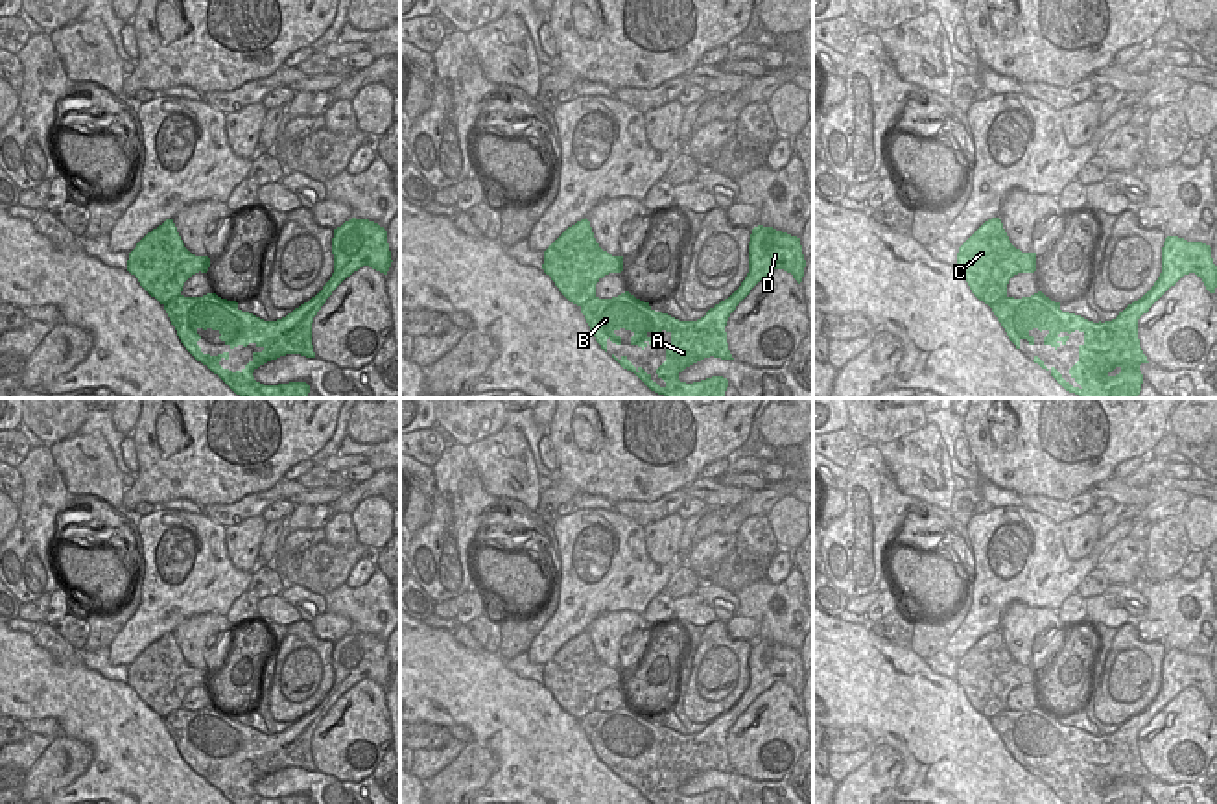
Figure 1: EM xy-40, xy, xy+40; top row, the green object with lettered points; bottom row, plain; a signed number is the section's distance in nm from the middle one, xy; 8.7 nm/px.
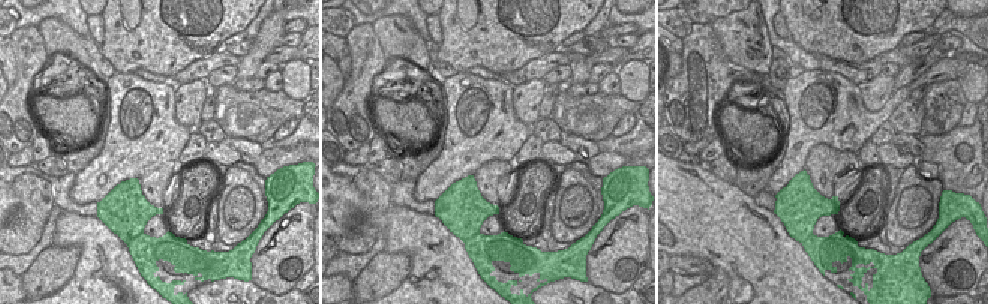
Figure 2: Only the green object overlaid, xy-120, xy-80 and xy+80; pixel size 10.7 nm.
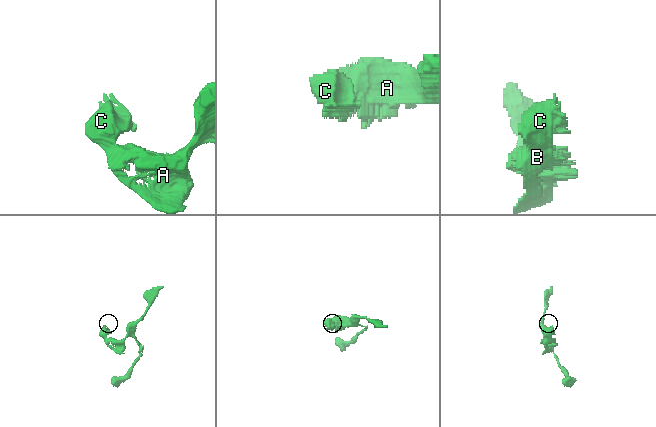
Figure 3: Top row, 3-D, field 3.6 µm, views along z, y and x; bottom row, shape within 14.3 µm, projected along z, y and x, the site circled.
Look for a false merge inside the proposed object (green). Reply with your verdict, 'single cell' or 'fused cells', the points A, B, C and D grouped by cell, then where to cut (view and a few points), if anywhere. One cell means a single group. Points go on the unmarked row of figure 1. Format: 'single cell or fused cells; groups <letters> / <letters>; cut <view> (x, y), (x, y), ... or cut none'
fused cells; groups A B D / C; cut xy-40 (179, 707), (165, 718)

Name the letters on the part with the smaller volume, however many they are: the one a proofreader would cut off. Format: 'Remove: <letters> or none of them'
Remove: C

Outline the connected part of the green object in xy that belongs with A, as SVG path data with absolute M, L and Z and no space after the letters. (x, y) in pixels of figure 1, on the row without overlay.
M758 638L752 642L749 655L749 686L745 693L728 712L710 721L704 730L679 734L668 727L655 725L649 715L636 712L629 704L612 712L594 710L581 719L581 727L605 765L608 752L621 758L621 751L614 747L620 741L631 743L634 747L631 758L638 758L642 763L653 758L658 745L666 743L671 747L671 756L666 760L666 774L656 782L658 791L666 795L664 800L653 795L651 787L642 780L636 782L627 769L618 773L612 767L623 782L634 786L651 804L727 804L728 793L723 789L686 797L679 793L679 787L710 769L734 773L725 739L736 719L774 682L791 686L800 697L804 680L800 651Z

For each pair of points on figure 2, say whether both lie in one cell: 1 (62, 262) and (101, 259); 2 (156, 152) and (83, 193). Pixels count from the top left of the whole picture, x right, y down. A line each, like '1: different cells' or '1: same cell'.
1: different cells
2: same cell

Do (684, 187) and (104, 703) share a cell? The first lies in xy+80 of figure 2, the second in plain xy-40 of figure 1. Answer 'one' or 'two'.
one

